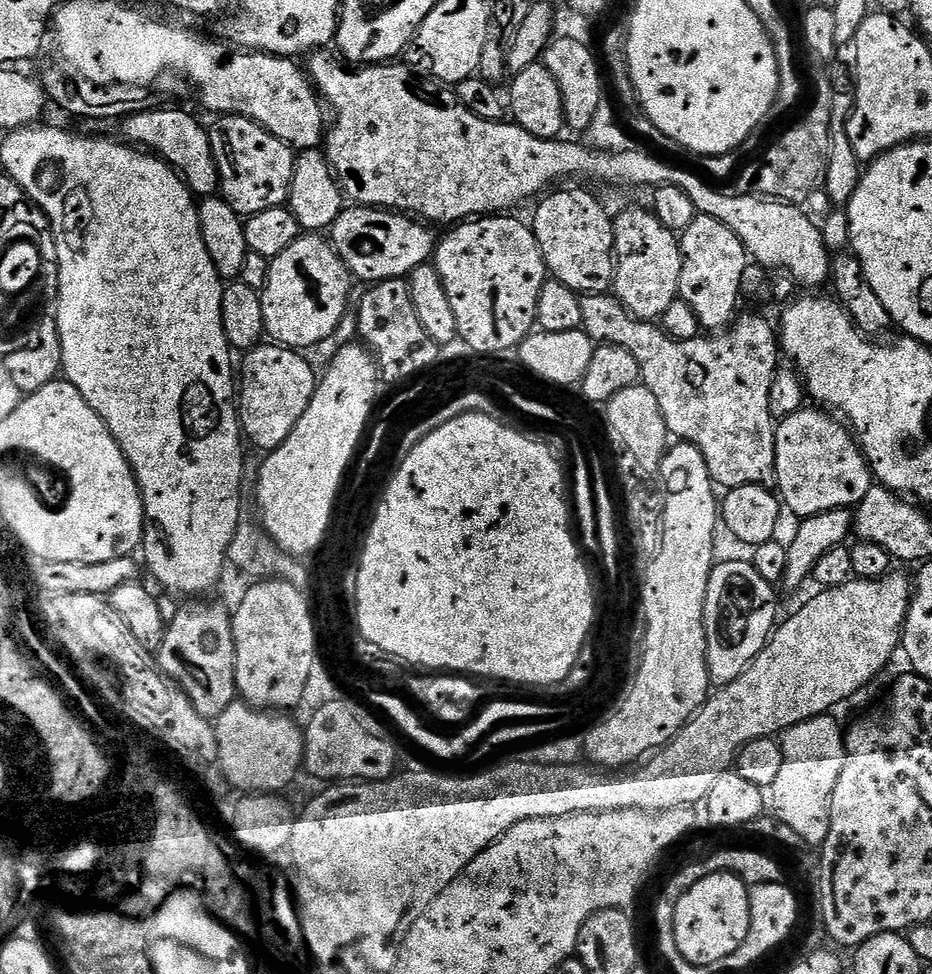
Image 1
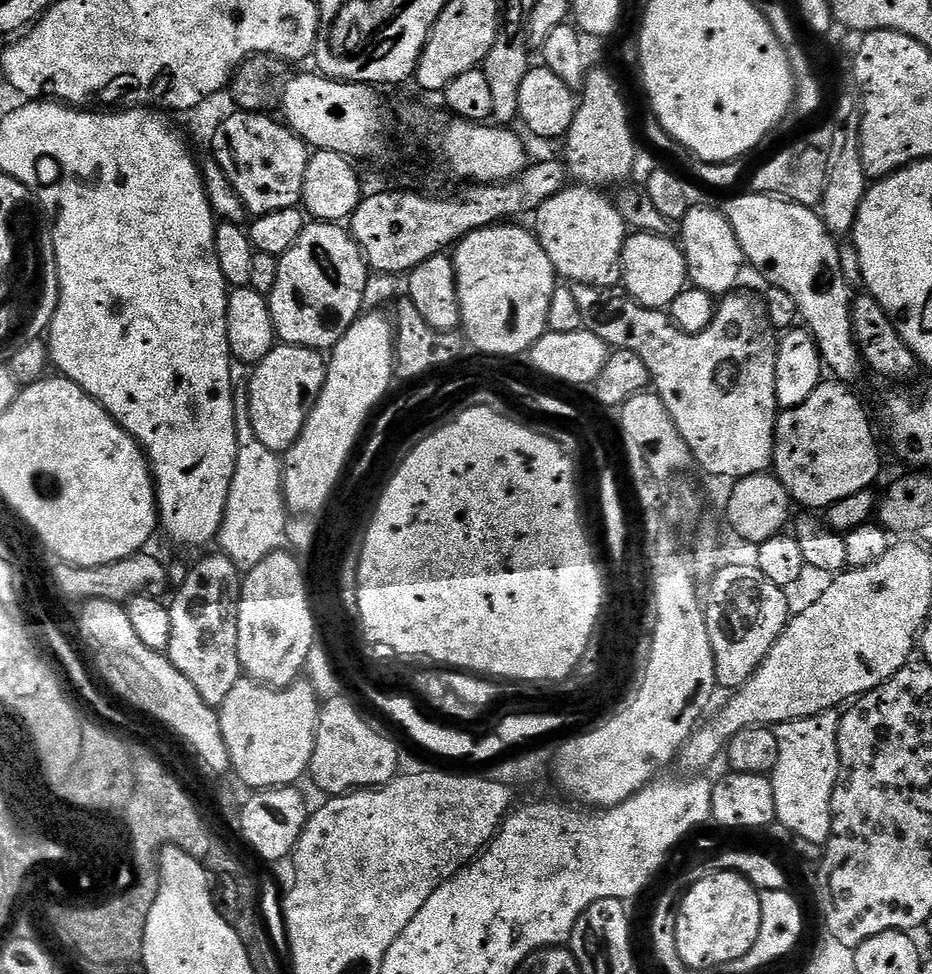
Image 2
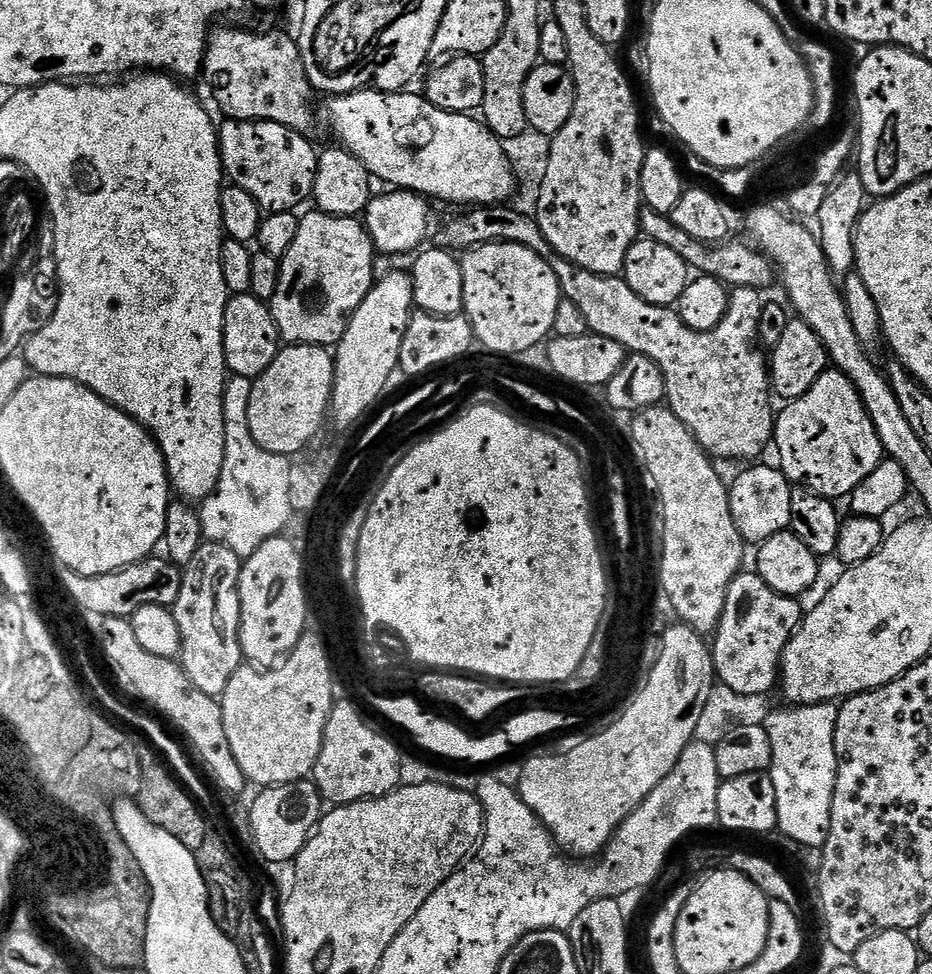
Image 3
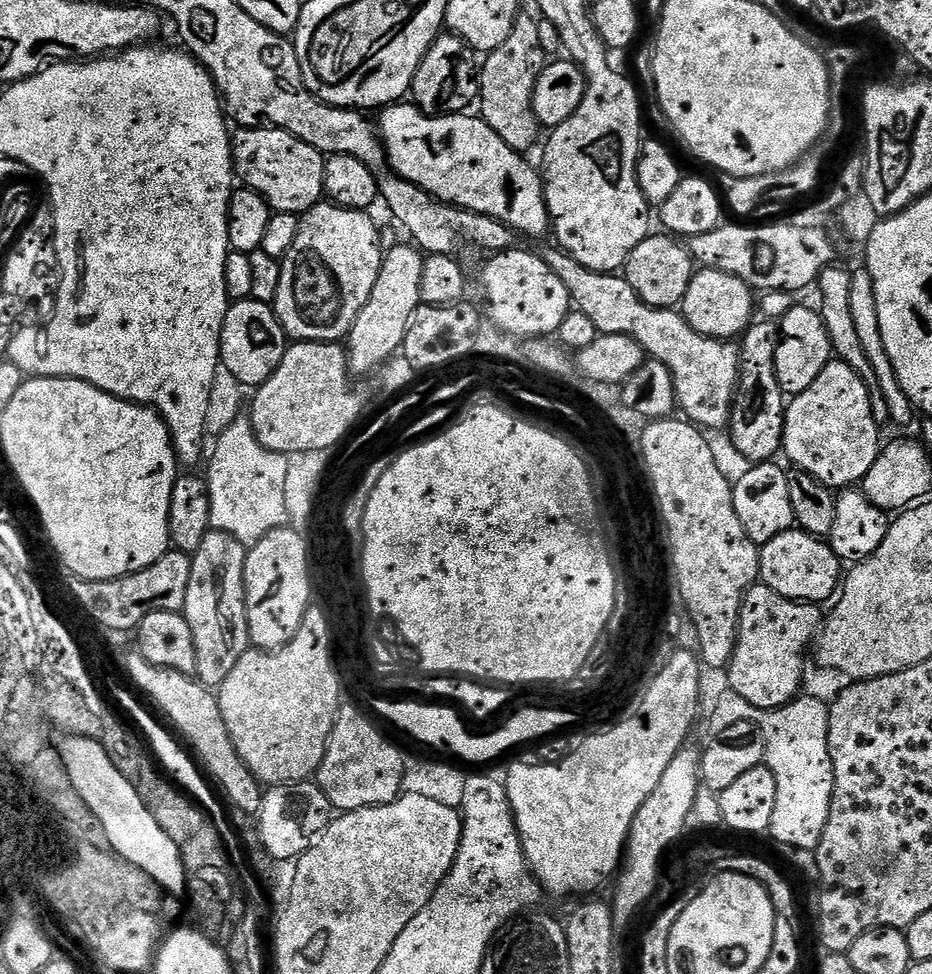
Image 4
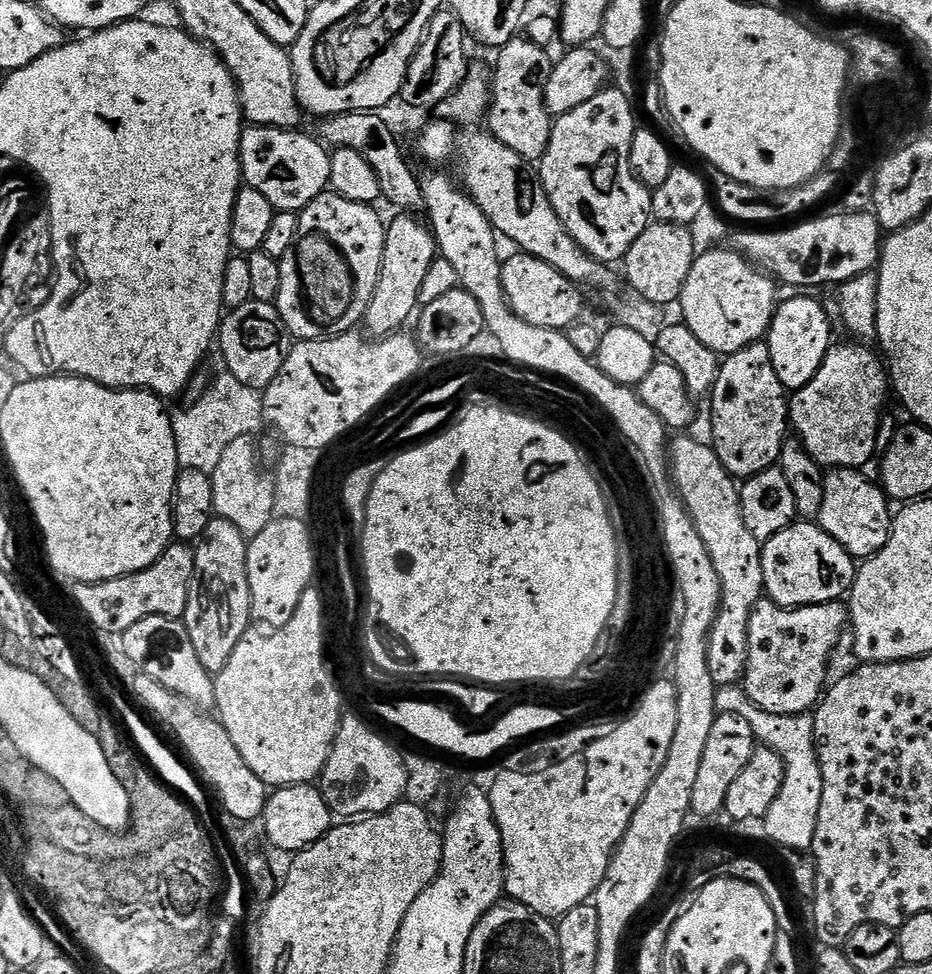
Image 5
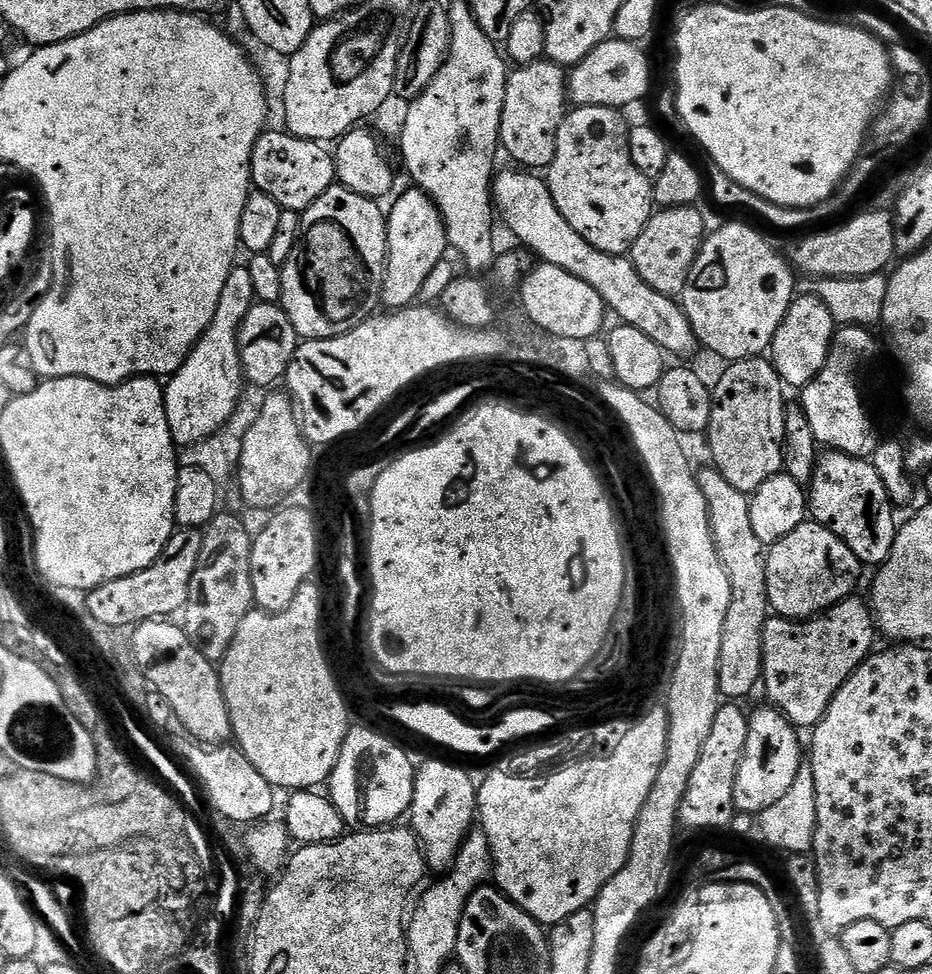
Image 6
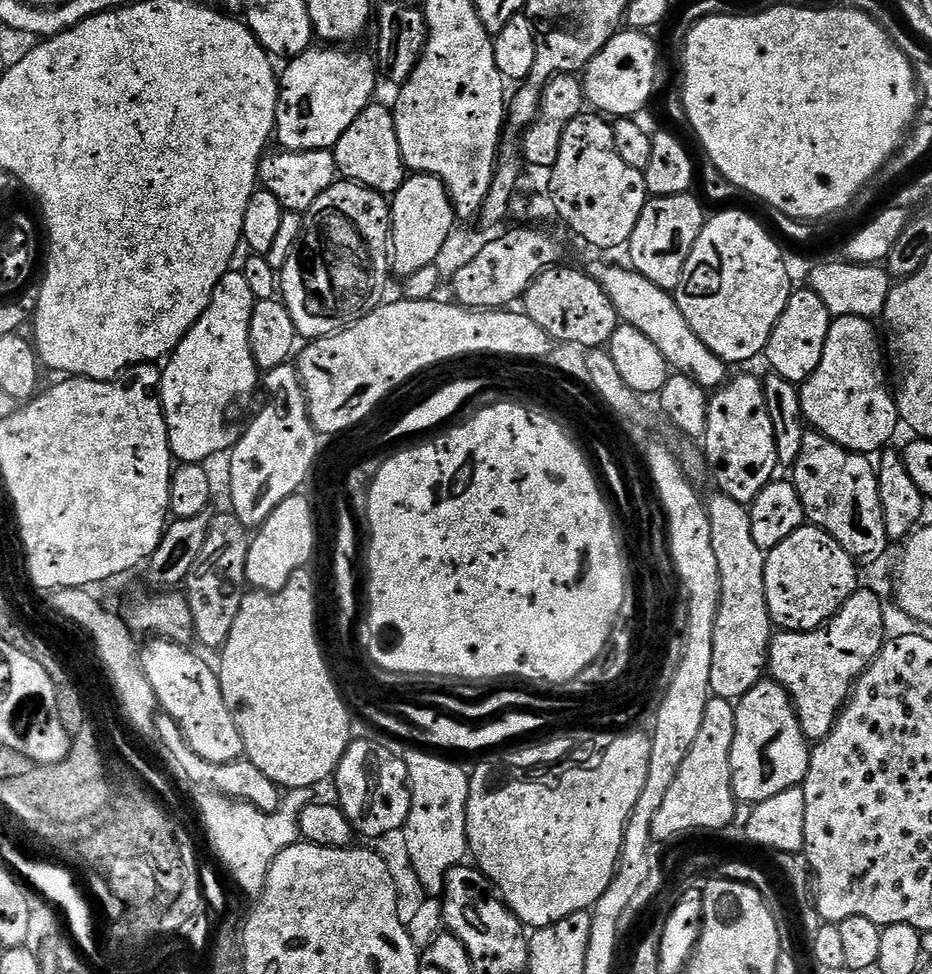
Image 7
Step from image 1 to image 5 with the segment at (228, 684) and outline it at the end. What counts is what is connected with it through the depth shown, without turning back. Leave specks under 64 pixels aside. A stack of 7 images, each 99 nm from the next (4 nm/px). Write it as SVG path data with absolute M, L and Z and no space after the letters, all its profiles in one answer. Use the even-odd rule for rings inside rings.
M214 518L195 545L194 578L190 582L190 598L182 619L190 634L194 654L198 654L202 666L213 674L230 662L234 646L242 642L254 624L250 578L246 574L248 542L249 537L234 522Z

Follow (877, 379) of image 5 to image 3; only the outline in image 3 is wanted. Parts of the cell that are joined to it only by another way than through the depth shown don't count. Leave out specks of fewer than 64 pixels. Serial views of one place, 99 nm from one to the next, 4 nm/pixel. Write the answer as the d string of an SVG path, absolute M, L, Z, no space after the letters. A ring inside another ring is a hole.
M825 370L818 382L814 382L814 386L806 390L806 394L802 394L797 400L787 401L783 407L781 412L779 409L774 420L774 449L776 448L777 454L780 455L780 471L793 485L809 488L836 502L839 501L839 496L851 497L852 491L866 478L870 478L880 461L885 459L882 442L875 433L866 406L845 373Z

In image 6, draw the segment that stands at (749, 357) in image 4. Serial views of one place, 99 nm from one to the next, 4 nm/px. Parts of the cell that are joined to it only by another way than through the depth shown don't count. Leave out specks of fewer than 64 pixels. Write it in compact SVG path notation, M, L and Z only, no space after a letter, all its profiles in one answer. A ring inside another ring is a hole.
M751 356L745 360L734 360L716 384L711 385L712 409L710 410L710 426L706 433L708 452L712 455L711 463L734 486L734 490L742 490L751 494L766 482L766 478L774 478L784 466L784 405L786 403L786 385L776 372L771 359L764 356Z

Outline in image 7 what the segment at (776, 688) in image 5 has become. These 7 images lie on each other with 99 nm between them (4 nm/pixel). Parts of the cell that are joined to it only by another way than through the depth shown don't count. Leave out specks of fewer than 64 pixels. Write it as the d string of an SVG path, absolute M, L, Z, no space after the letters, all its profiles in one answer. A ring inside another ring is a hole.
M864 586L857 587L856 593L846 598L844 603L828 623L821 628L809 632L777 631L772 637L772 645L768 647L767 671L771 679L777 680L788 691L792 705L796 711L798 722L804 731L804 737L810 742L825 740L836 724L836 719L844 711L857 680L874 662L874 658L884 649L884 604L876 592Z

